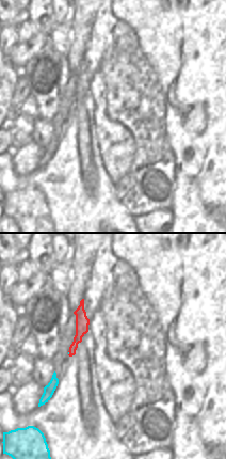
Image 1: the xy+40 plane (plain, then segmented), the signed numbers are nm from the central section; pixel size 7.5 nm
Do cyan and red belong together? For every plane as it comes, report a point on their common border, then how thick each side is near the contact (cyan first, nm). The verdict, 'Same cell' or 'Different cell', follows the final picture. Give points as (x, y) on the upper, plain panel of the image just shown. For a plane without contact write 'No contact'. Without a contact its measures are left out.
No contact.

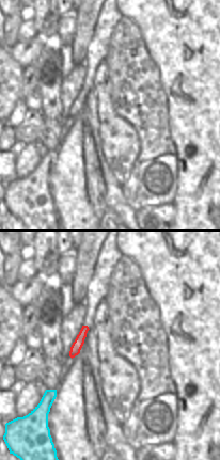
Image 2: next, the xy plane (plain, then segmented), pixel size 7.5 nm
No contact.

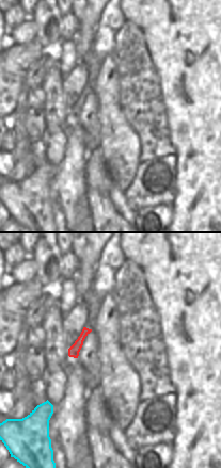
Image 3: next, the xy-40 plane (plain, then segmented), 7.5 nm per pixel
No contact.

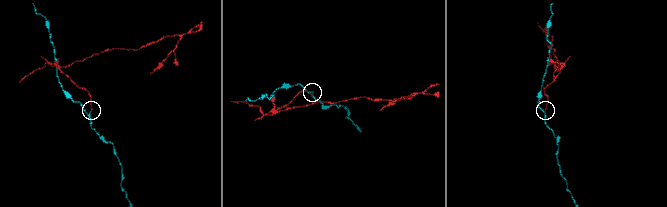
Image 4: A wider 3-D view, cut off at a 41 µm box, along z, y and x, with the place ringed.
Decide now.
Different cell.

